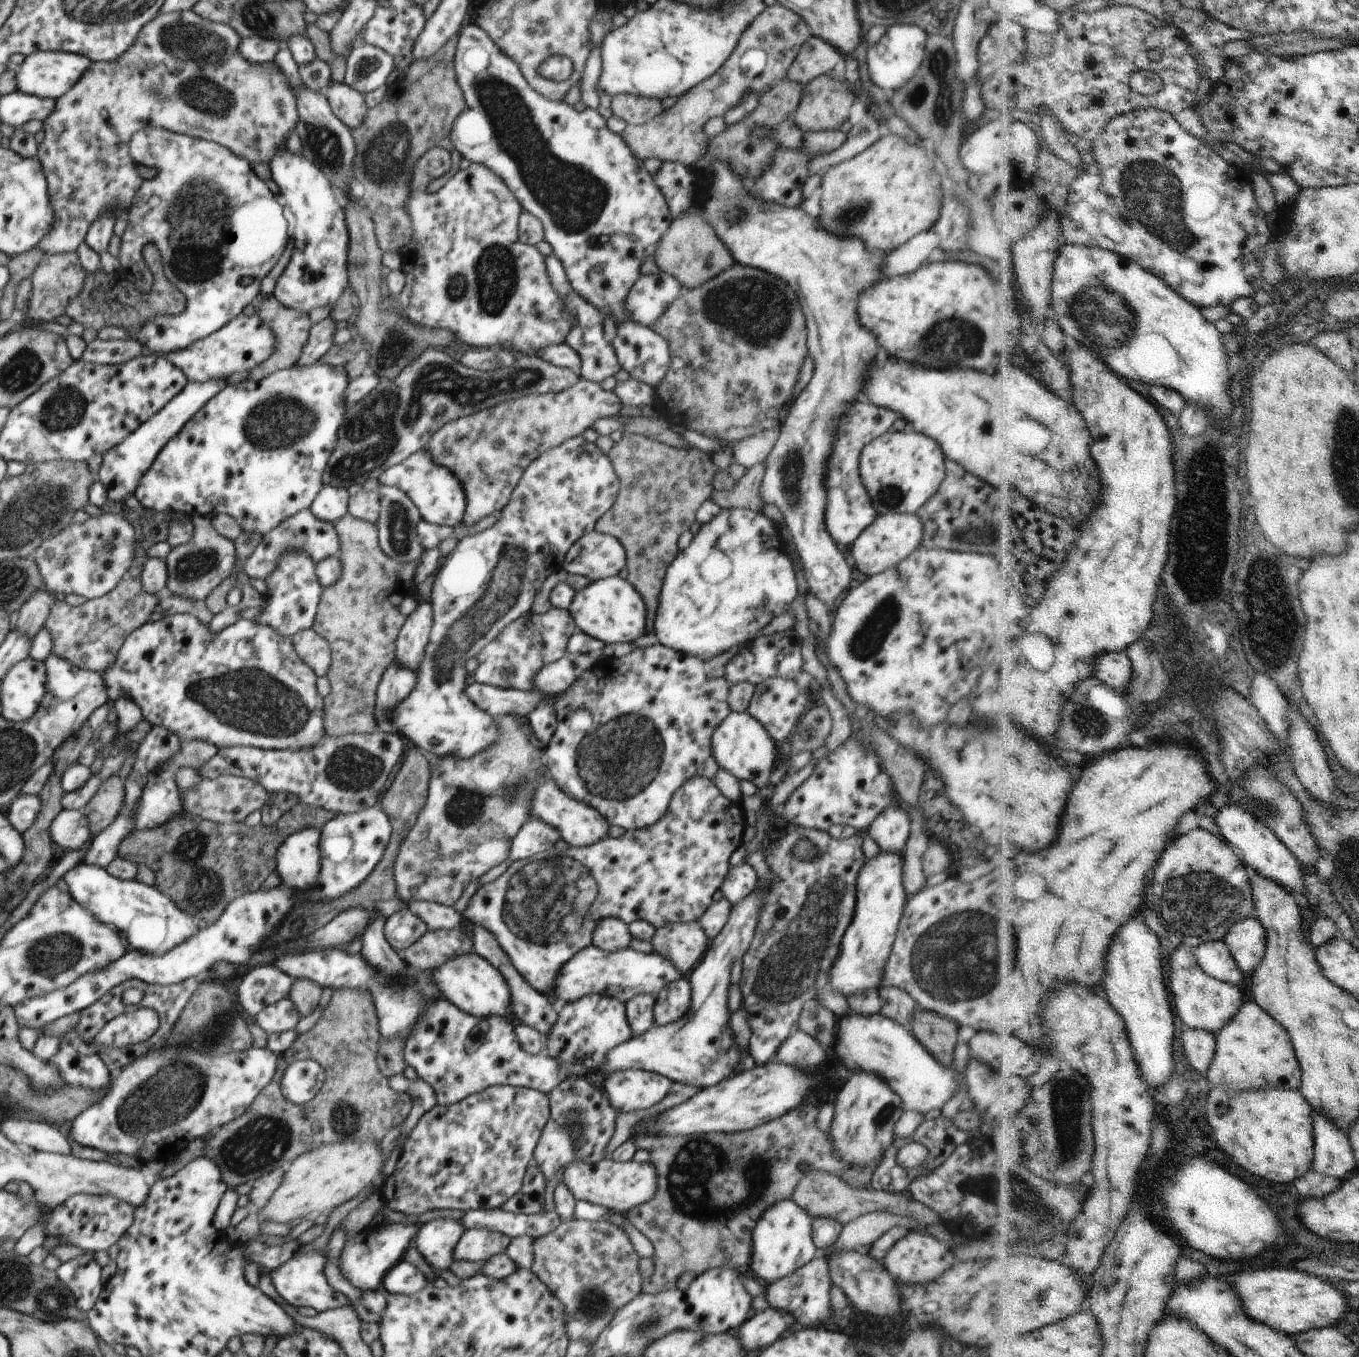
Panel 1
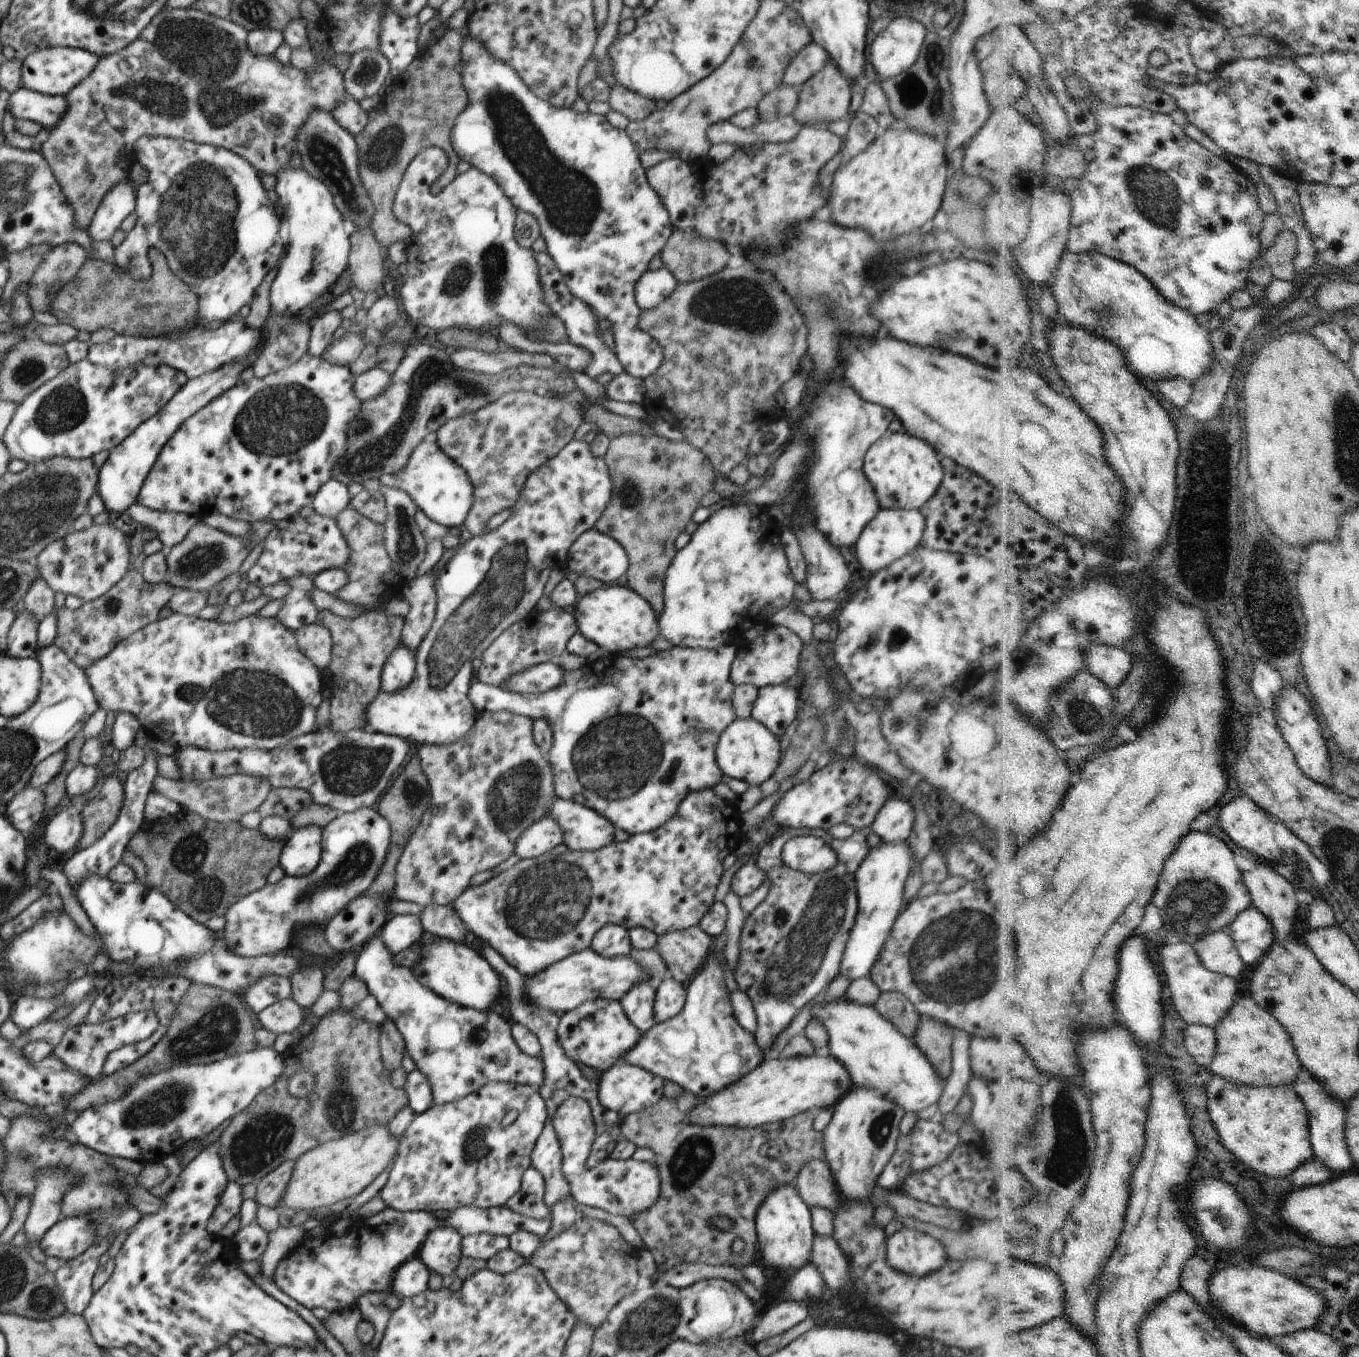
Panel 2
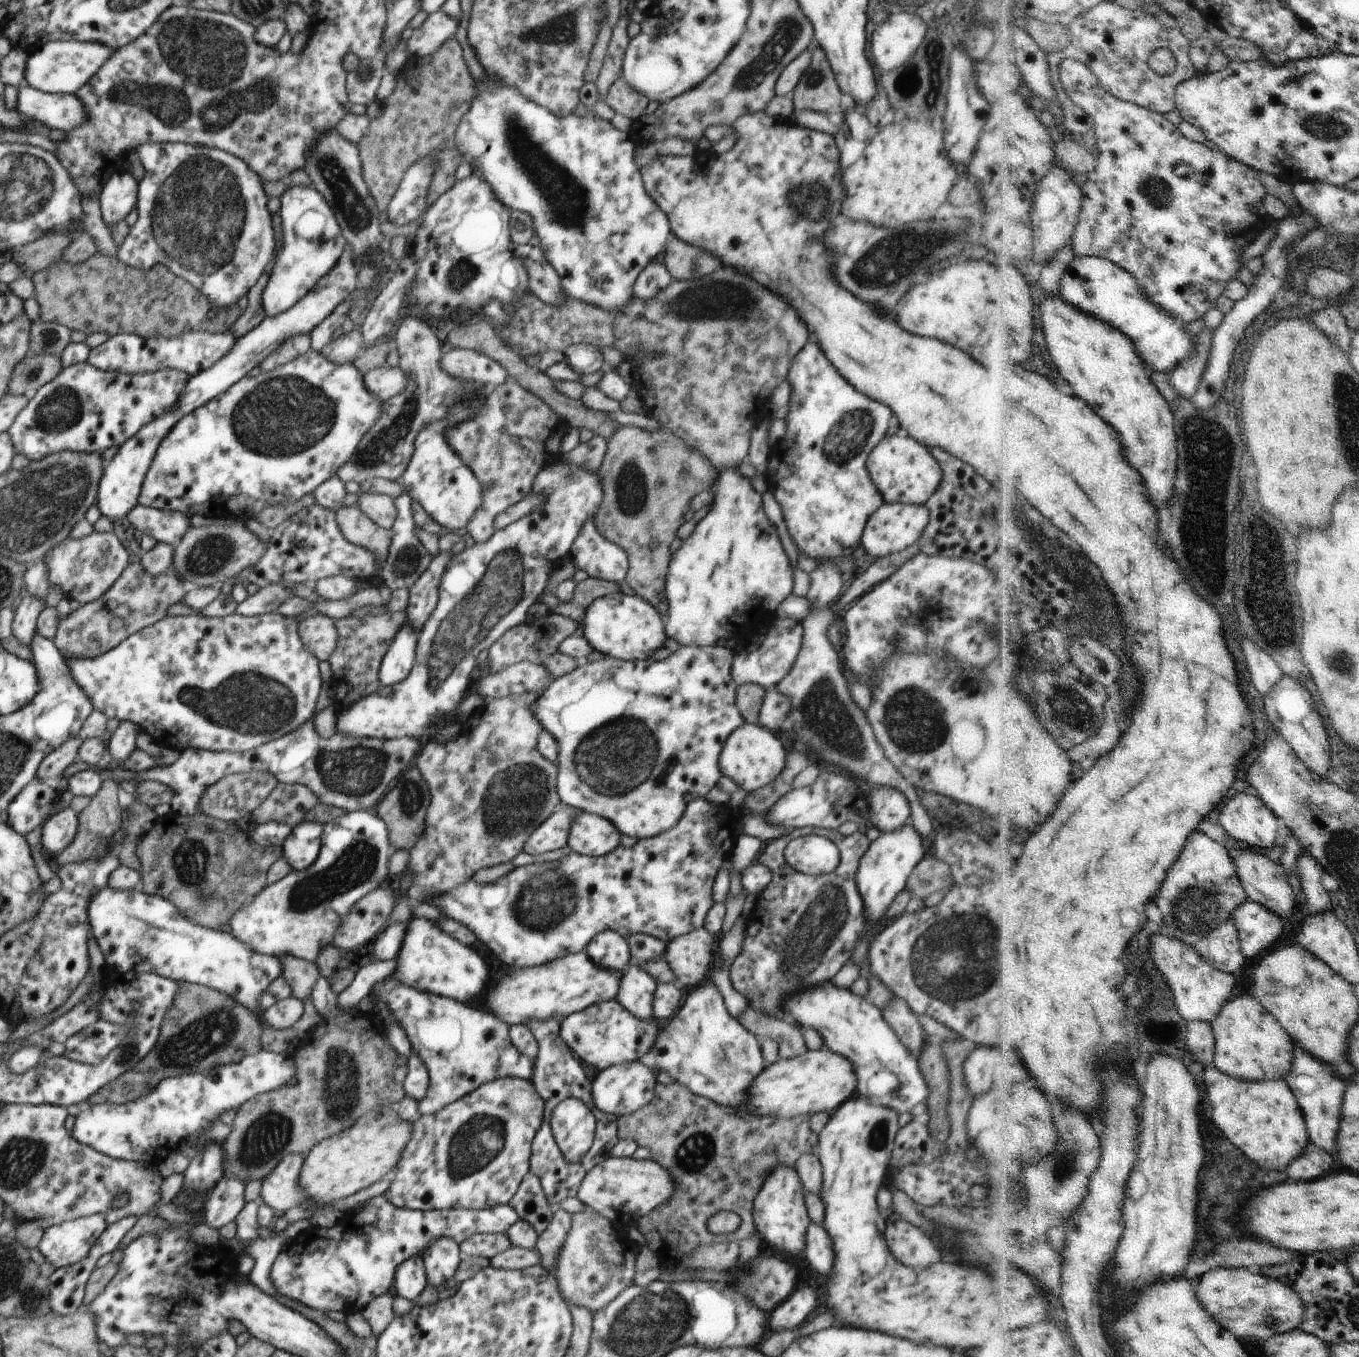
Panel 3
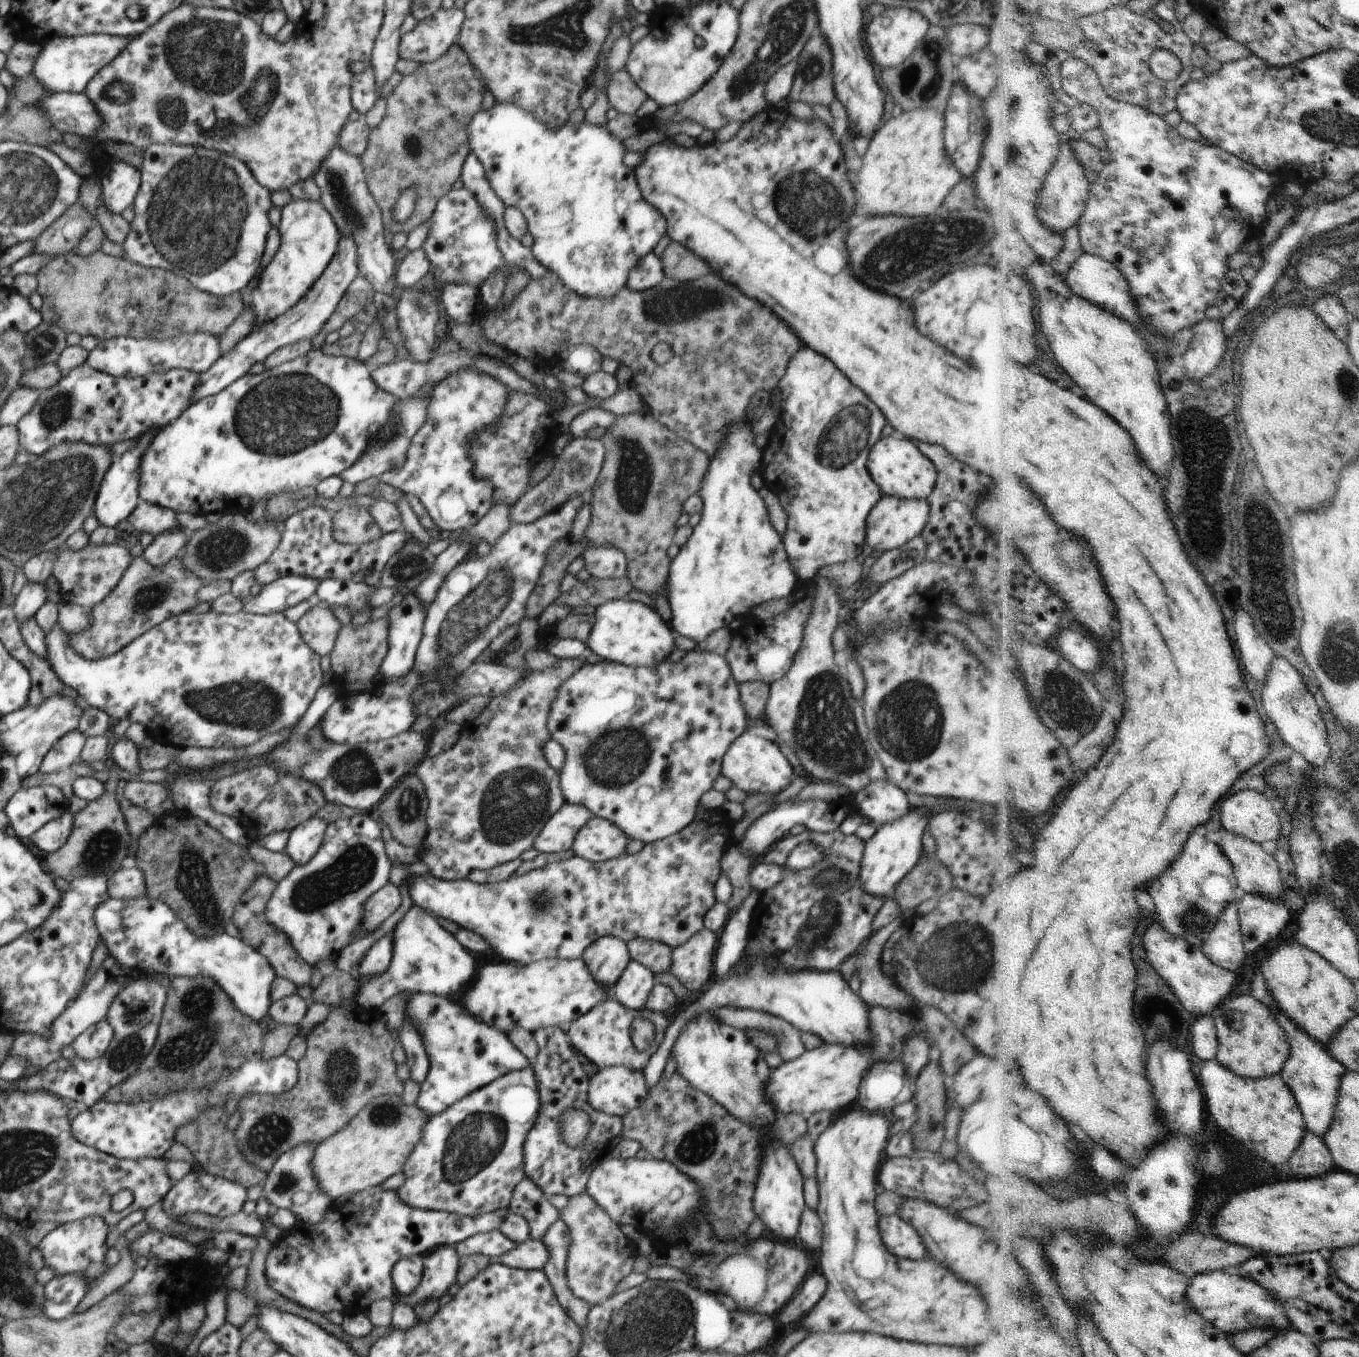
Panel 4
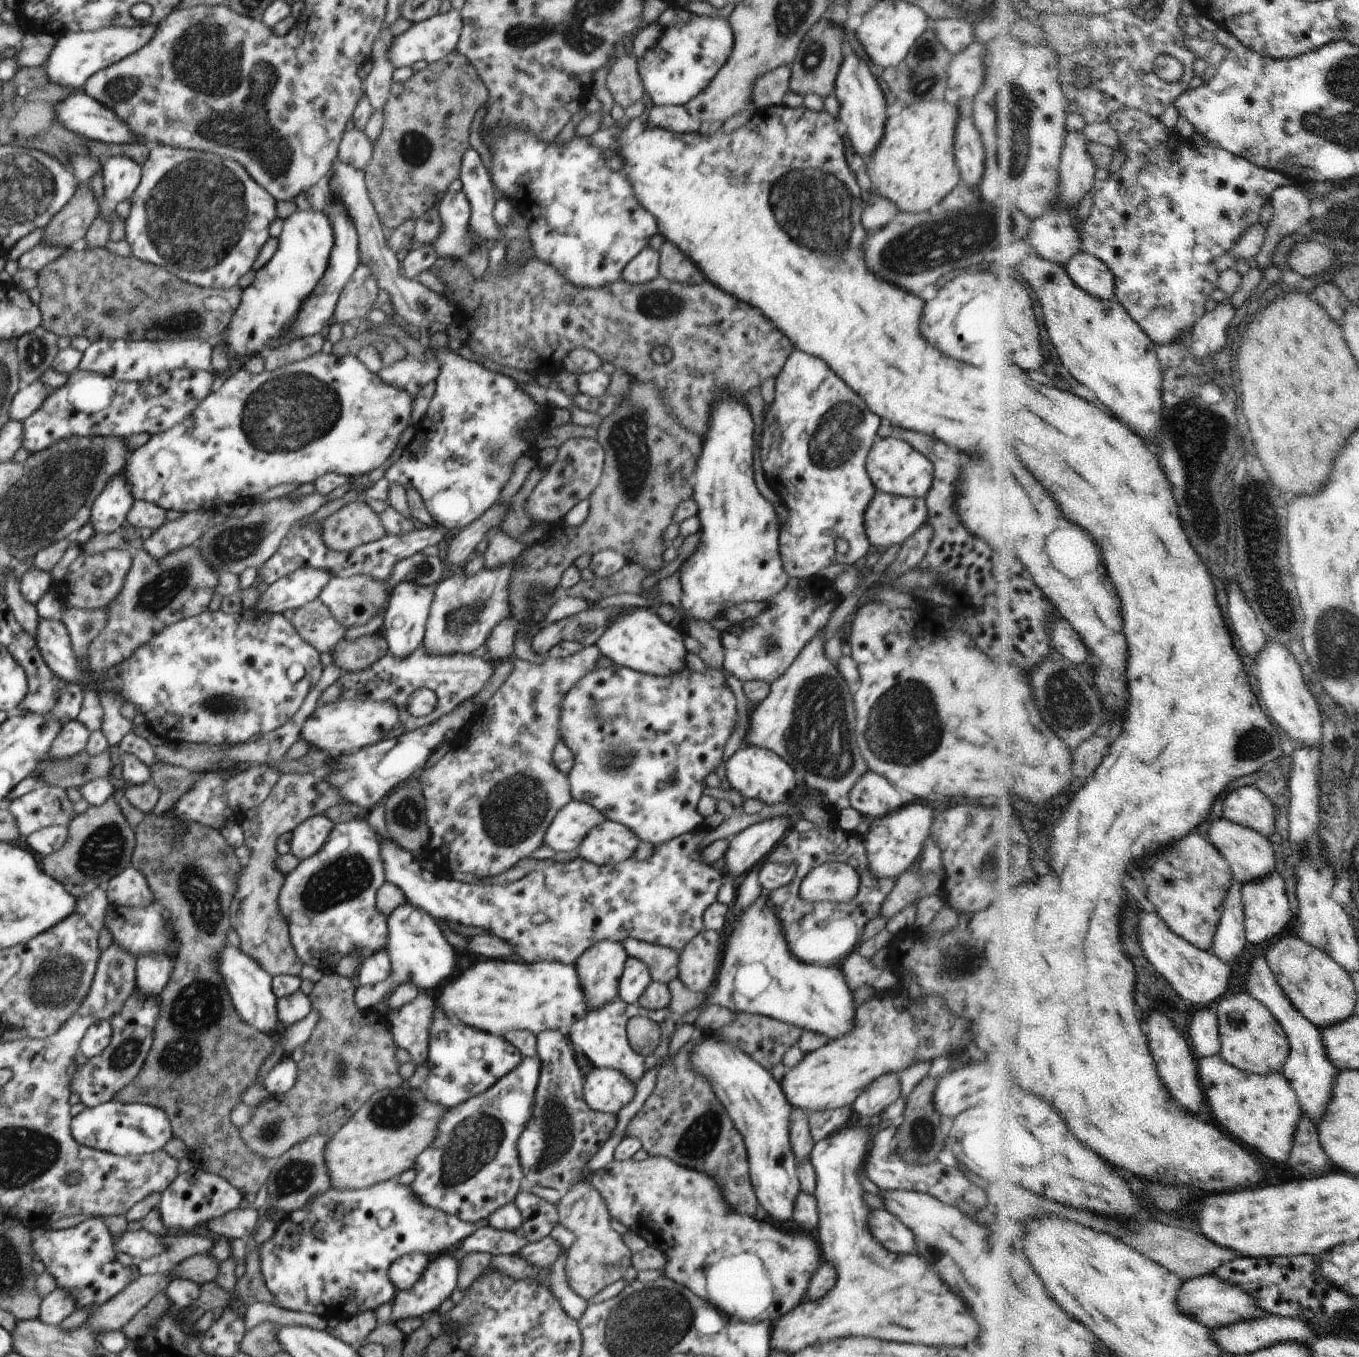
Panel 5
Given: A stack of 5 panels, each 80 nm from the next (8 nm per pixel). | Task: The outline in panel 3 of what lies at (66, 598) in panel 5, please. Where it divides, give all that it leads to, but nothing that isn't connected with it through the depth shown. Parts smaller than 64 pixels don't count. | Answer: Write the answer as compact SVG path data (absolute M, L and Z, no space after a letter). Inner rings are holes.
M95 530L81 540L70 538L50 549L44 556L48 567L49 582L60 586L62 594L79 602L81 606L100 598L120 578L129 565L128 552L112 533L98 533Z

